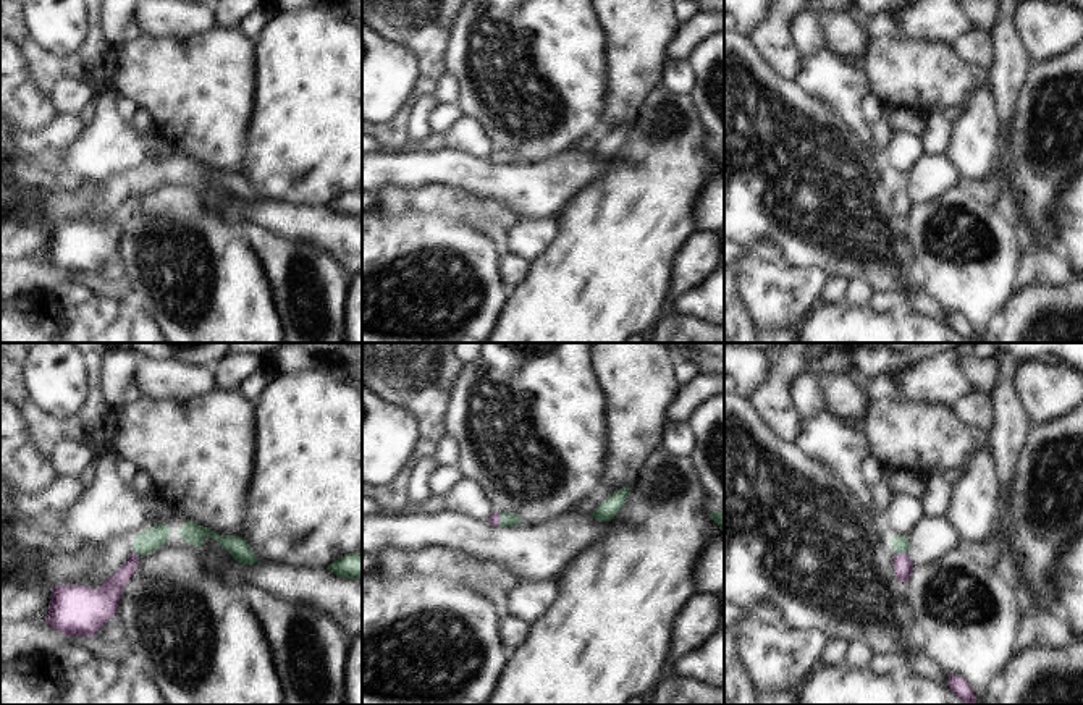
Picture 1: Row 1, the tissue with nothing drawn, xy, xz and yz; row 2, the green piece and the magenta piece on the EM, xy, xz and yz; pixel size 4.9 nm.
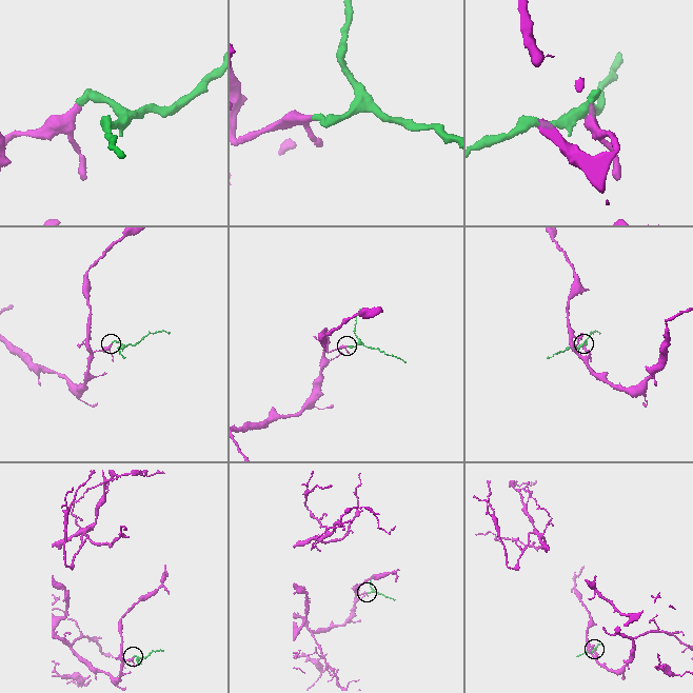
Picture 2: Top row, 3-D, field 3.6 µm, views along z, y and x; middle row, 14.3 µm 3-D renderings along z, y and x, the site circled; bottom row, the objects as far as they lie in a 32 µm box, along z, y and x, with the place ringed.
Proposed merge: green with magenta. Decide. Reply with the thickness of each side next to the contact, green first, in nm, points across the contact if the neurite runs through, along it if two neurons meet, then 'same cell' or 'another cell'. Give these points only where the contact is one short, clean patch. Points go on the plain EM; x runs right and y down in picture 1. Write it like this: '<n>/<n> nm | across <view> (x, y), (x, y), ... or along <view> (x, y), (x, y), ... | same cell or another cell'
90/90 nm | across yz (899, 181), (901, 189), (902, 202) | same cell

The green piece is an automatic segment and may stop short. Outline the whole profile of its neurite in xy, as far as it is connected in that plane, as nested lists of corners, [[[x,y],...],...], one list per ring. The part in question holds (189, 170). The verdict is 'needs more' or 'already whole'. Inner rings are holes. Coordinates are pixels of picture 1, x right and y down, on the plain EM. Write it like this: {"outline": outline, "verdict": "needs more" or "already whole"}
{"outline": [[[186,157],[186,160],[176,170],[186,181],[204,184],[204,176],[210,173],[217,178],[225,188],[231,191],[231,194],[242,202],[255,202],[259,197],[255,196],[252,186],[242,175],[234,173],[220,173],[204,163],[197,163],[196,160]]], "verdict": "already whole"}

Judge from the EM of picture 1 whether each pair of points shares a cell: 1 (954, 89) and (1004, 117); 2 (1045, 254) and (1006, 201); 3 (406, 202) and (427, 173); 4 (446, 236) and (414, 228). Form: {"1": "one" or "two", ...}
{"1": "one", "2": "one", "3": "two", "4": "one"}

